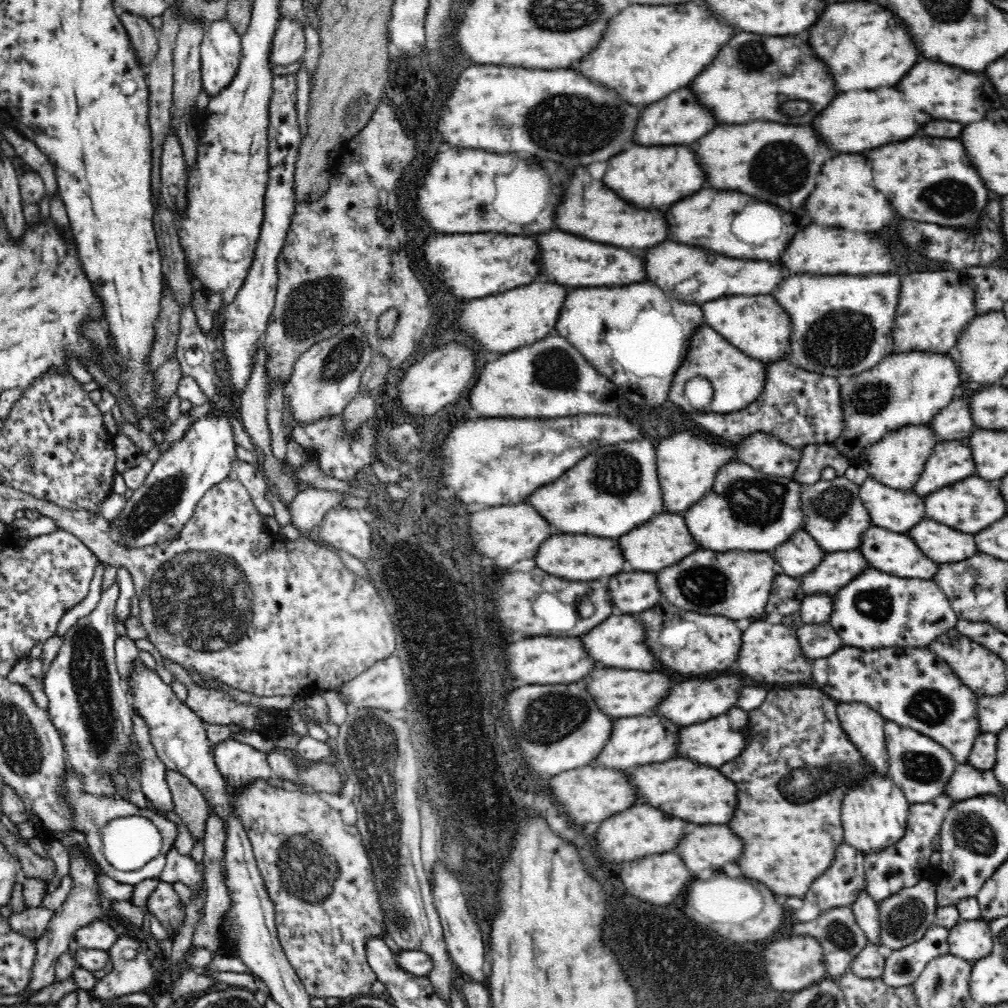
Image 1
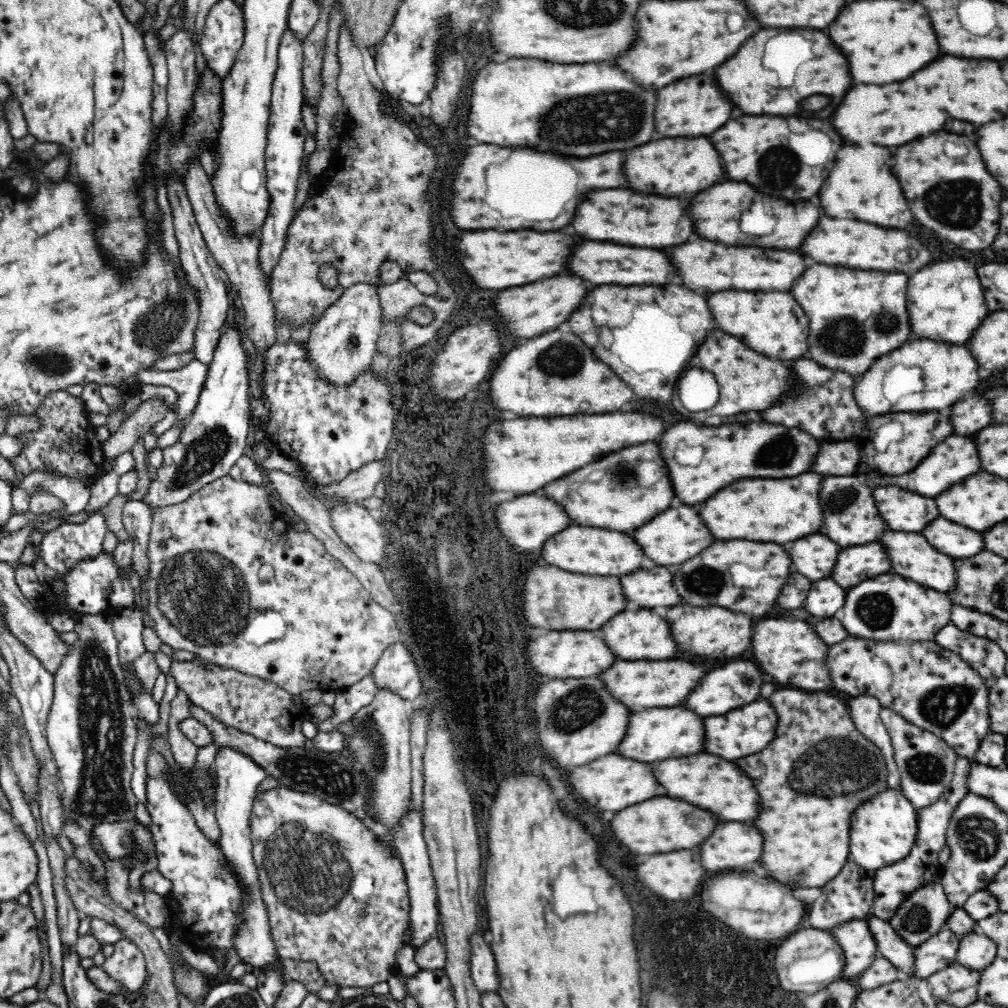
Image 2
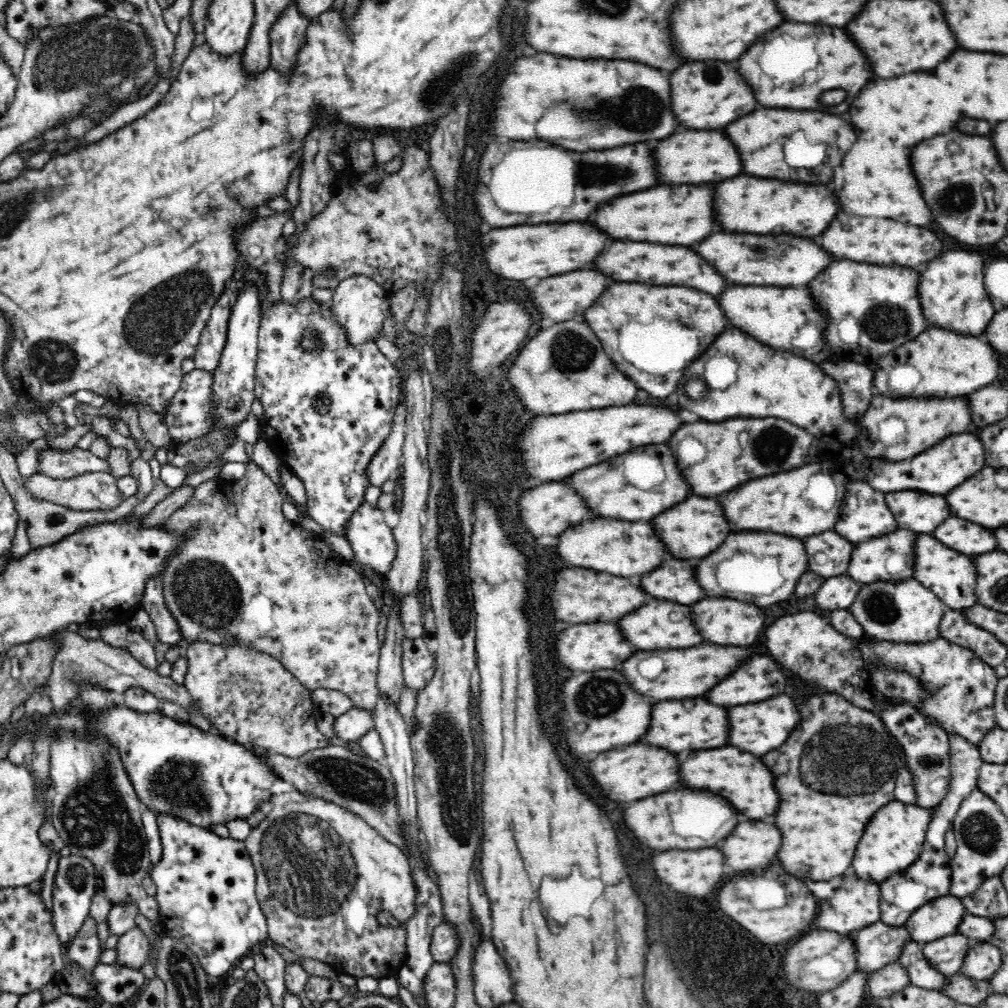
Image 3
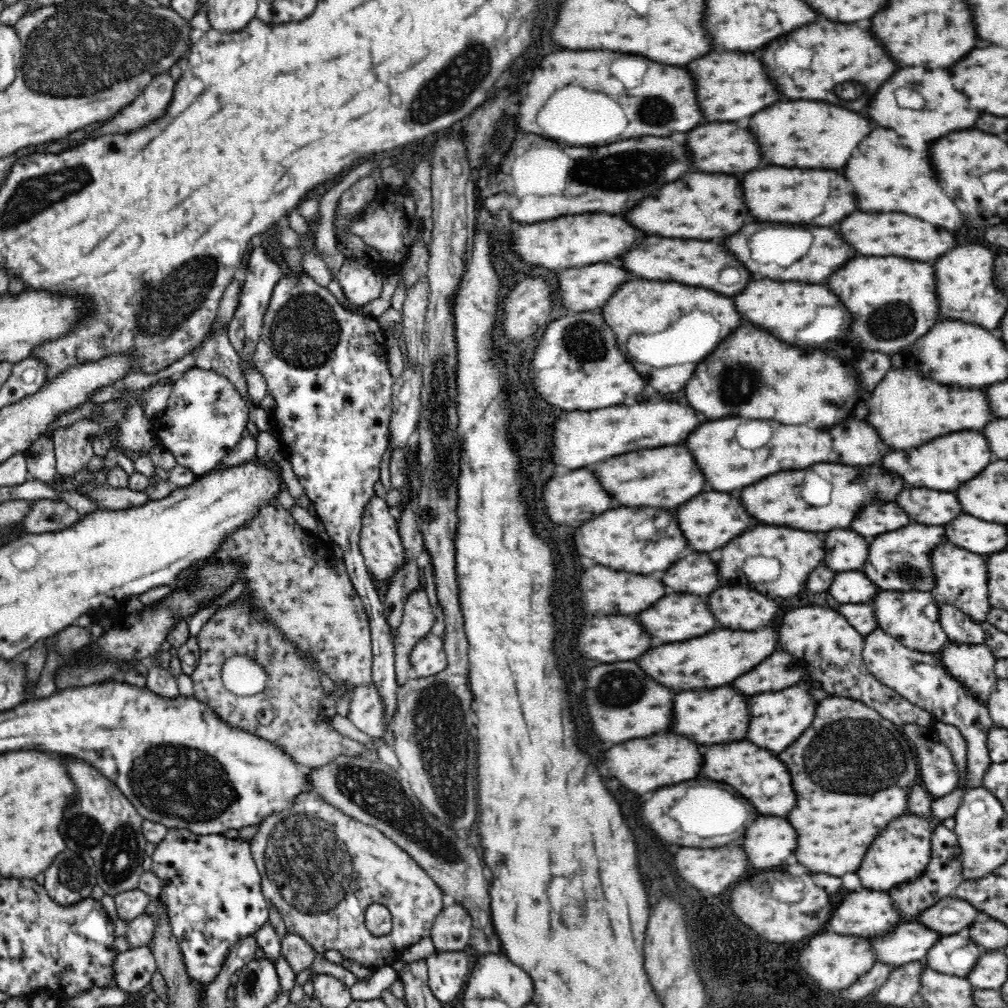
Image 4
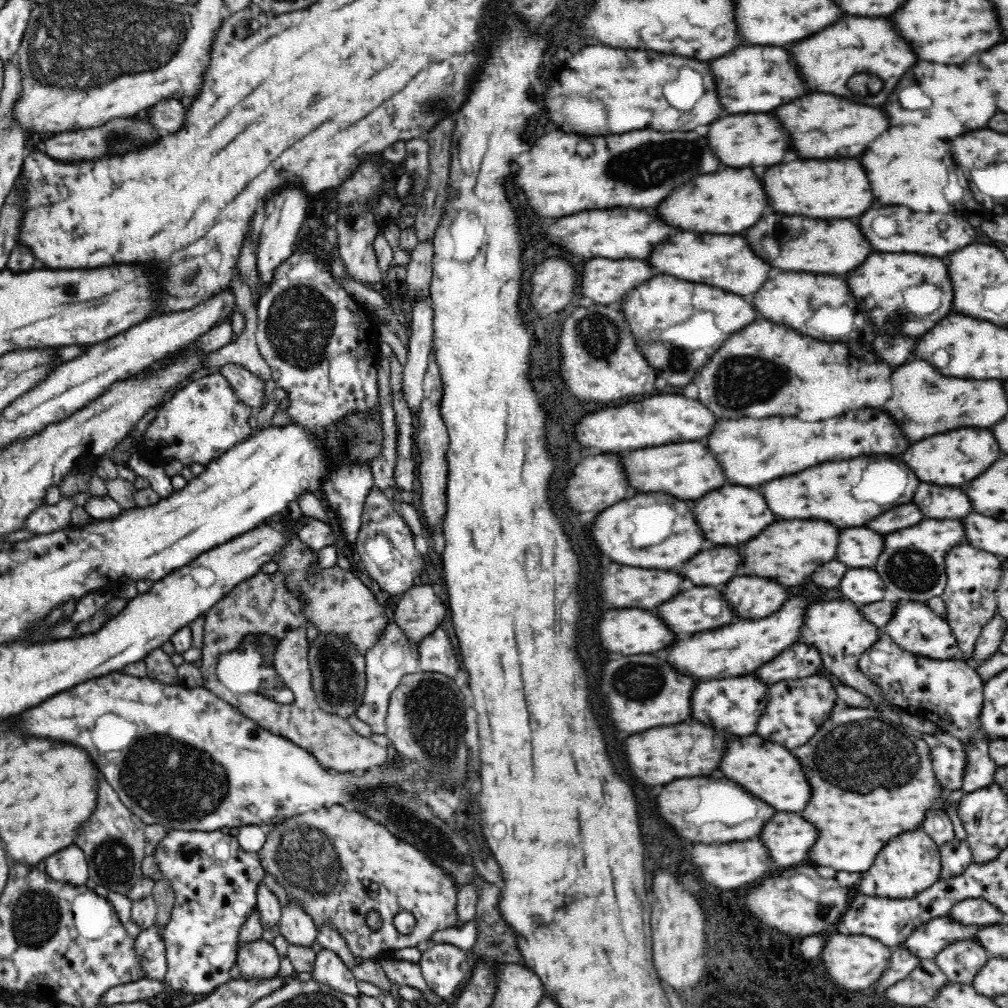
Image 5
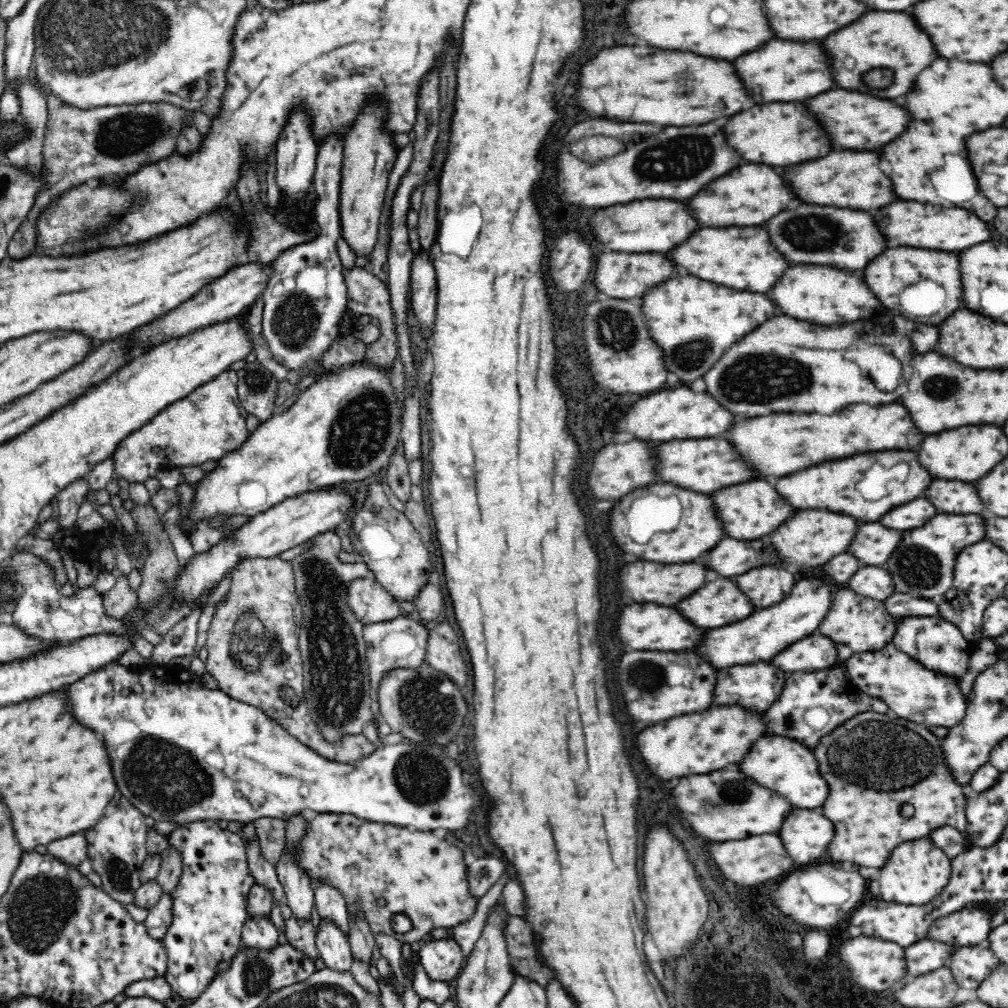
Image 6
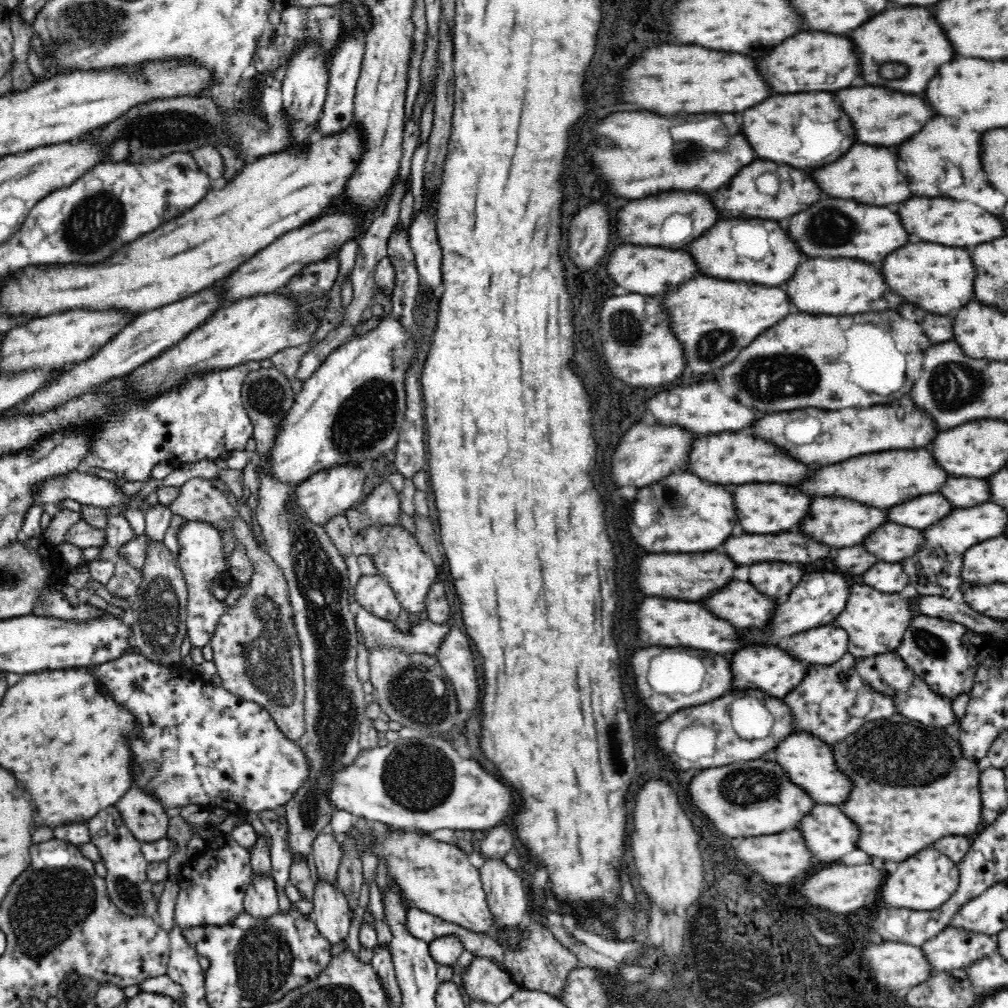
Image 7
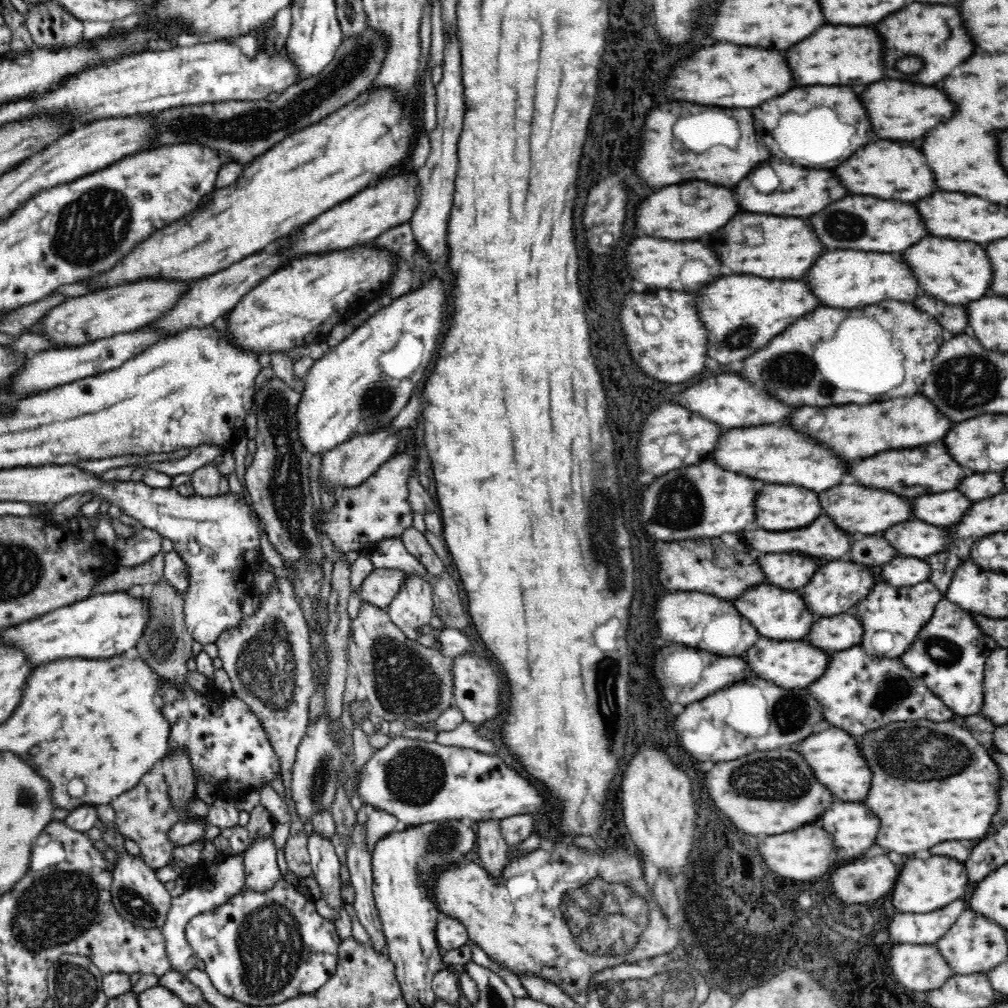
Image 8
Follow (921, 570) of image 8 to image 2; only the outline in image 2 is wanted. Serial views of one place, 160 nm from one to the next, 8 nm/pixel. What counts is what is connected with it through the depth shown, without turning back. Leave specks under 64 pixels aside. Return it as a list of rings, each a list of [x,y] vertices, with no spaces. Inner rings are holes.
[[[832,577],[814,581],[803,607],[818,618],[838,616],[846,598],[846,591],[847,589],[838,586]]]

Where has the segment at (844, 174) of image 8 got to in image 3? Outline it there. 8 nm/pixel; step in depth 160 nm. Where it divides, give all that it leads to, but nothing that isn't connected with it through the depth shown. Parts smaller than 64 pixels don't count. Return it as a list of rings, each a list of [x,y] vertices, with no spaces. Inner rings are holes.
[[[736,176],[716,186],[716,222],[726,232],[750,234],[794,234],[816,236],[826,230],[838,212],[838,200],[832,184],[784,184],[780,180],[764,180],[752,176]]]

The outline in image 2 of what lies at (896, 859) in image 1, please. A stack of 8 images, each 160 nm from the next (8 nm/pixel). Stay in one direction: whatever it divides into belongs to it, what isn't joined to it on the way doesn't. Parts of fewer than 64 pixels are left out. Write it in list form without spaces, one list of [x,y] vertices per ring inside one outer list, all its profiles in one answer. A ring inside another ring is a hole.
[[[958,757],[952,782],[944,789],[944,792],[938,797],[936,802],[916,810],[916,838],[912,844],[912,850],[908,856],[904,856],[902,860],[882,866],[878,870],[874,870],[872,876],[874,903],[872,914],[876,915],[878,919],[888,921],[904,903],[904,900],[915,892],[921,886],[926,886],[934,876],[940,875],[942,867],[938,865],[938,852],[944,848],[946,844],[946,830],[948,822],[952,818],[952,812],[960,801],[968,794],[968,787],[966,787],[966,772],[970,768],[970,764],[974,761],[964,757]]]

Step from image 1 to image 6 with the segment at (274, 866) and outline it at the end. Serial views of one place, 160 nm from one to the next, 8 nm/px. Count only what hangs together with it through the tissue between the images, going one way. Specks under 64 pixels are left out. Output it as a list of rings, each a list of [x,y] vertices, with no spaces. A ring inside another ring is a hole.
[[[317,813],[306,820],[306,834],[296,842],[285,842],[284,853],[296,857],[296,865],[312,882],[326,883],[343,894],[347,903],[350,923],[365,920],[372,935],[385,934],[404,943],[415,943],[436,928],[453,928],[467,922],[476,911],[477,900],[471,897],[466,878],[462,851],[440,840],[437,832],[418,831],[397,825],[372,822],[353,814]],[[402,912],[414,923],[408,934],[396,934],[392,930],[393,917]]]

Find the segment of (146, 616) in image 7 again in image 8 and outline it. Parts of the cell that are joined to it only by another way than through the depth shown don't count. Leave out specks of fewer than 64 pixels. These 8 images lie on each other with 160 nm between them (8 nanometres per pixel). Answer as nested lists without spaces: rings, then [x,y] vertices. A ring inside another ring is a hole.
[[[163,575],[158,582],[152,584],[150,593],[143,596],[142,601],[144,601],[142,605],[150,613],[150,618],[135,646],[140,659],[159,676],[163,676],[175,684],[187,684],[186,662],[192,656],[193,638],[187,631],[185,623],[185,602],[182,592],[178,592]]]

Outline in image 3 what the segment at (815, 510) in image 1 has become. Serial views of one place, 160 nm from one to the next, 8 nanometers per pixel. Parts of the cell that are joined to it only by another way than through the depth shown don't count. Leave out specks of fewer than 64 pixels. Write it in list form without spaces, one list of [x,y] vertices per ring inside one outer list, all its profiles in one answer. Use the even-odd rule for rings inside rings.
[[[855,475],[851,476],[850,480],[846,482],[846,496],[844,496],[844,506],[842,508],[844,510],[840,510],[840,512],[848,512],[848,516],[852,516],[852,532],[840,532],[838,526],[833,526],[833,528],[836,528],[836,533],[840,537],[844,537],[850,542],[864,542],[868,538],[884,536],[888,532],[894,532],[898,528],[892,512],[888,510],[886,502],[884,502],[884,494],[866,486],[866,483],[860,481]]]

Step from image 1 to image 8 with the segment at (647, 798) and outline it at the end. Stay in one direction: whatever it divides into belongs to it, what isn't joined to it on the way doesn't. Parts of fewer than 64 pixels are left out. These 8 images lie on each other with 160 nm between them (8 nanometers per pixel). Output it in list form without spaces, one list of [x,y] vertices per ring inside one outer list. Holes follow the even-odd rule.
[[[830,727],[818,734],[806,736],[792,746],[792,751],[804,756],[802,759],[808,763],[814,777],[832,793],[834,800],[863,801],[870,788],[870,770],[860,755],[857,740],[857,737],[852,737],[842,729]]]

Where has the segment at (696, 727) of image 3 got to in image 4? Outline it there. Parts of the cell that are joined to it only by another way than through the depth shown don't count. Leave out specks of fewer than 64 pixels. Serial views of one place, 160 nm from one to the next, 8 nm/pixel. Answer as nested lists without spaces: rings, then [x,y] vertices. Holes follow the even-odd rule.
[[[729,685],[716,687],[714,690],[696,690],[696,692],[680,692],[674,700],[674,722],[670,726],[672,732],[680,736],[688,736],[698,744],[722,744],[732,740],[744,740],[746,724],[750,722],[748,698],[734,691]]]

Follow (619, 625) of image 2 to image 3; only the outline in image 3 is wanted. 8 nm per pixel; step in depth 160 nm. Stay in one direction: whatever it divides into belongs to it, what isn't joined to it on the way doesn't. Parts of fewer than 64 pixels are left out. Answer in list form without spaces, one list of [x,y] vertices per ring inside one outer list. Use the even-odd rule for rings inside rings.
[[[652,600],[650,604],[620,618],[618,624],[624,636],[628,636],[628,642],[636,650],[658,650],[658,648],[672,650],[672,648],[692,648],[696,644],[702,644],[702,636],[696,632],[696,626],[692,624],[690,608],[682,604]]]

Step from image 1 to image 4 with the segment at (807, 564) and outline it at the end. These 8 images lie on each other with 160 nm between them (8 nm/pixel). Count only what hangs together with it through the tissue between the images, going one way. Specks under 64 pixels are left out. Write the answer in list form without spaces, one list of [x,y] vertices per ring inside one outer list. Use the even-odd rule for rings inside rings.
[[[850,529],[824,534],[826,556],[822,564],[837,573],[860,570],[868,559],[868,540]]]

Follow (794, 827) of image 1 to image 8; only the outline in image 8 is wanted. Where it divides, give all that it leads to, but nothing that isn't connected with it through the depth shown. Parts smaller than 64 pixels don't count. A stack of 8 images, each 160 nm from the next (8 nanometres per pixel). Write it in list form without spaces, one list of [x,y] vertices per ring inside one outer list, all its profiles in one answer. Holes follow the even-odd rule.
[[[925,718],[918,720],[900,720],[886,724],[878,730],[868,730],[864,732],[857,740],[860,755],[864,757],[864,763],[868,764],[868,768],[872,768],[872,788],[868,798],[864,798],[862,802],[868,804],[870,812],[876,814],[876,818],[880,818],[880,832],[878,832],[878,840],[876,844],[890,850],[890,852],[898,852],[898,854],[914,854],[918,850],[928,850],[944,840],[968,840],[977,841],[976,838],[984,838],[992,826],[992,810],[994,810],[994,802],[992,798],[998,794],[998,780],[1000,780],[1000,772],[996,767],[996,763],[992,760],[990,750],[987,750],[982,744],[979,744],[974,736],[968,730],[964,729],[961,724],[954,718],[946,720],[946,722],[932,722]]]

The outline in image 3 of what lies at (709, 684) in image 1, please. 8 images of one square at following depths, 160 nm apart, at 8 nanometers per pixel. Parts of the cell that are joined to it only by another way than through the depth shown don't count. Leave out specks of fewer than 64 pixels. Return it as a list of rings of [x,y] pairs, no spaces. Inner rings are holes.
[[[754,656],[716,684],[706,698],[718,706],[757,703],[784,692],[789,676],[770,656]]]

